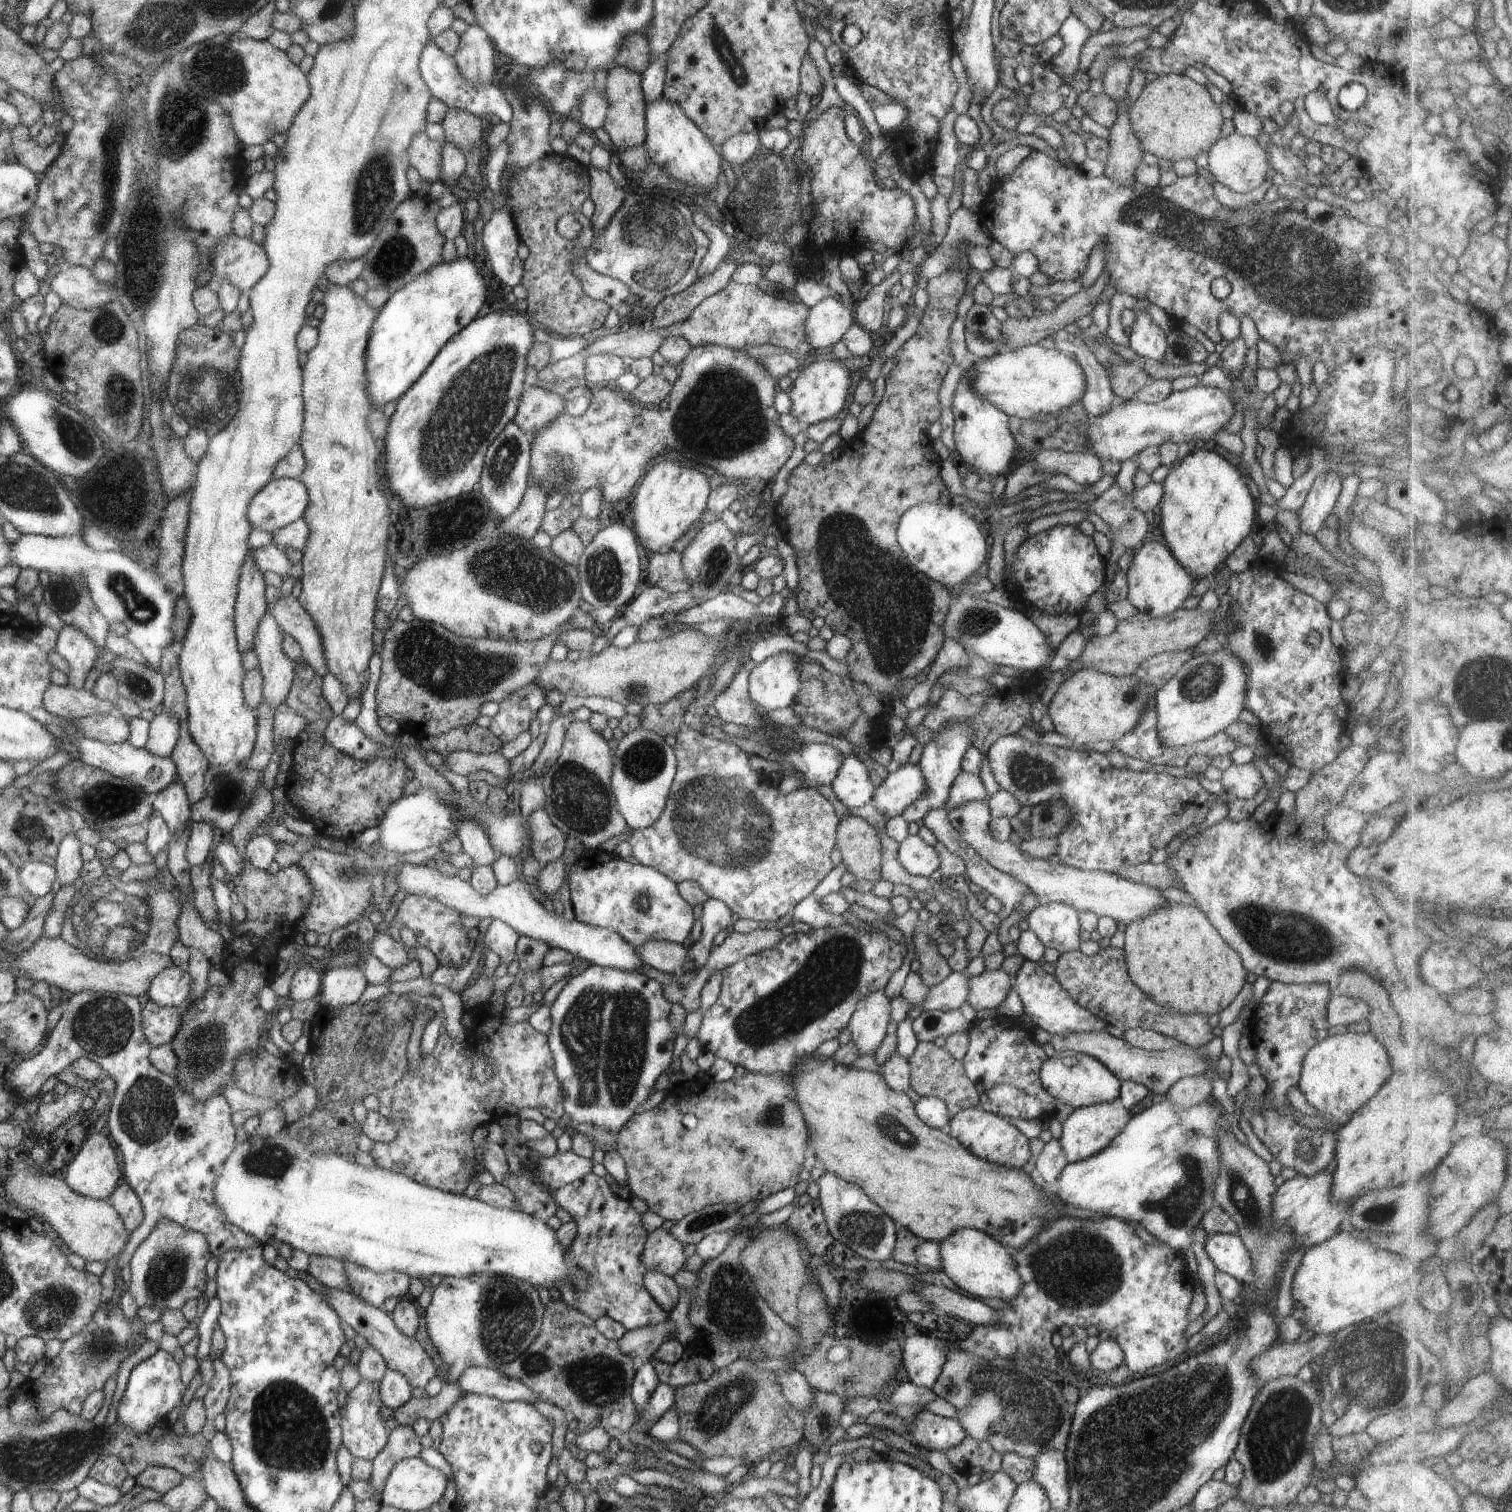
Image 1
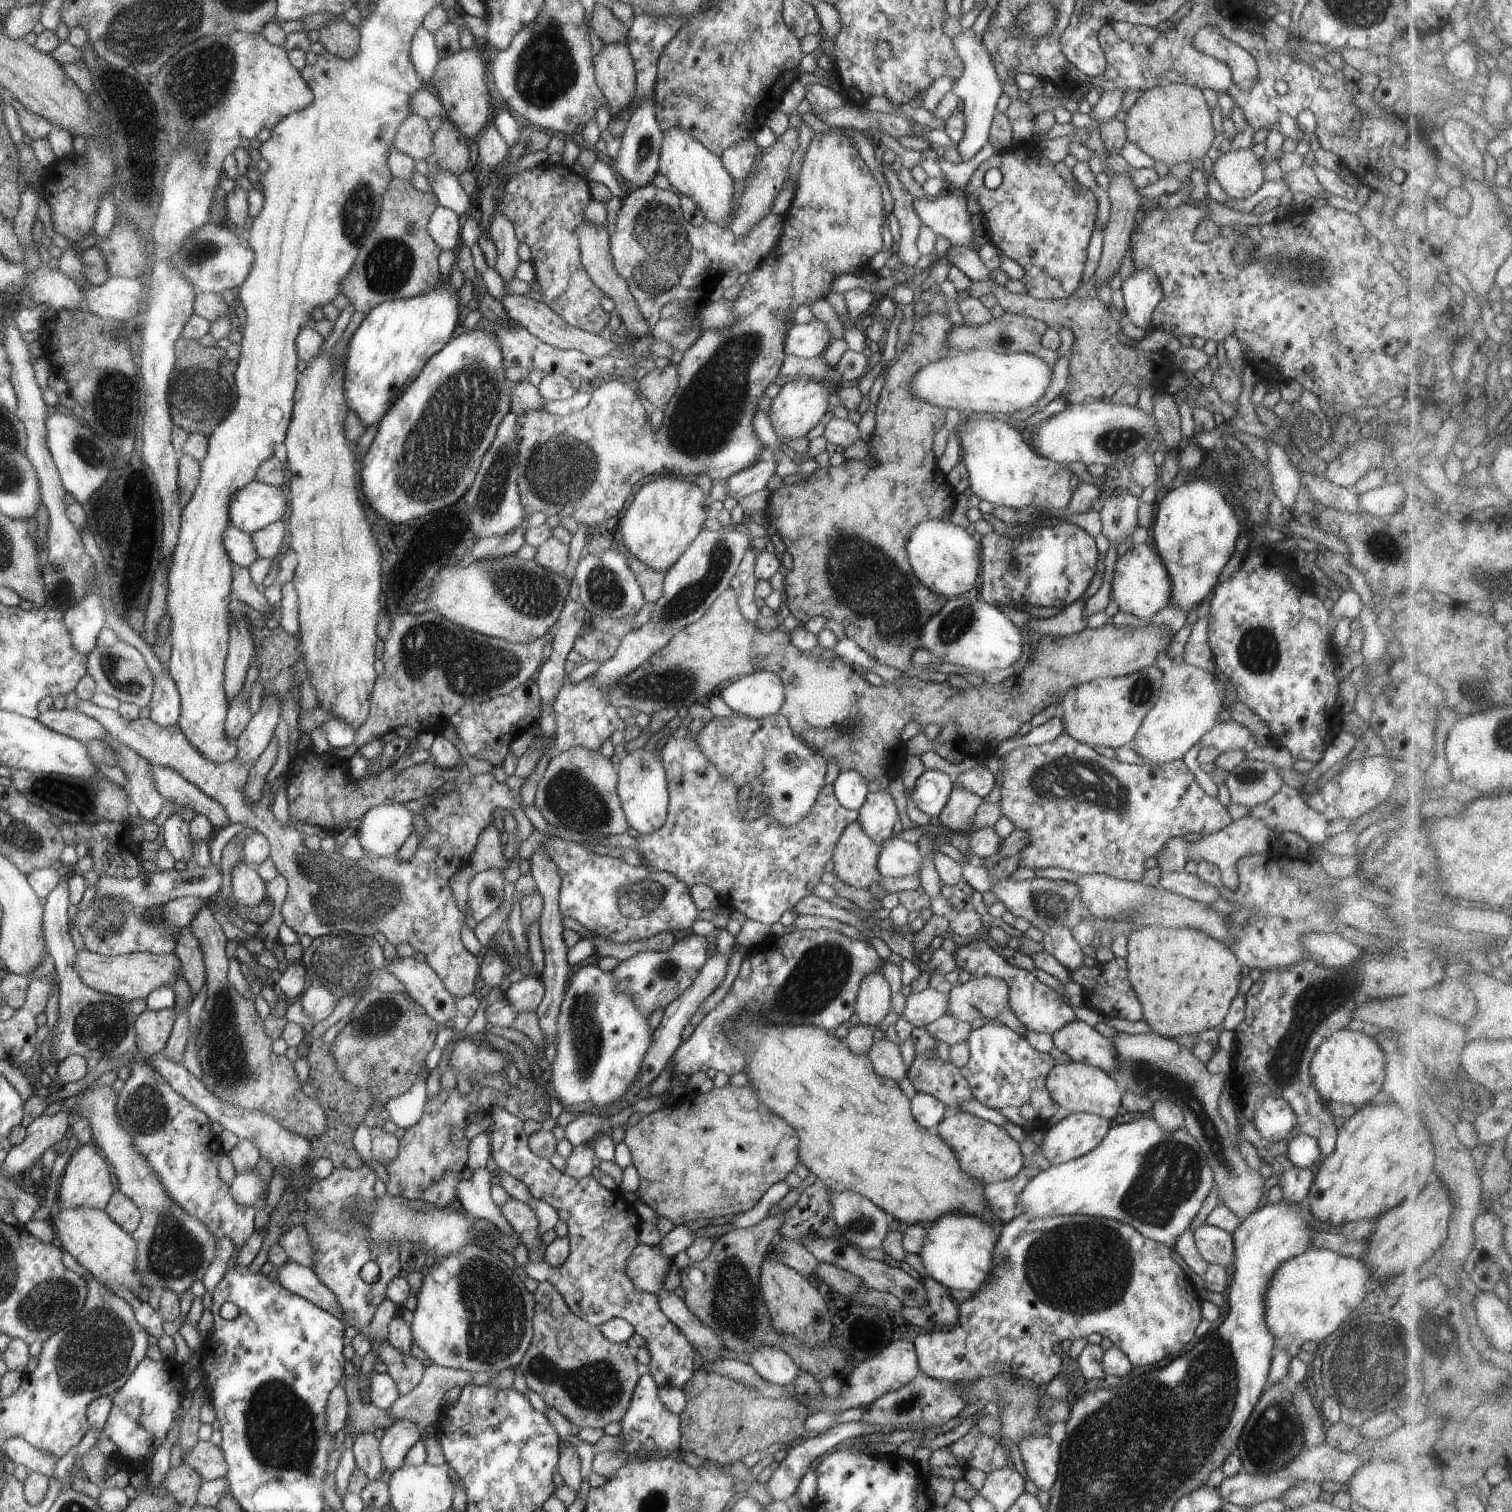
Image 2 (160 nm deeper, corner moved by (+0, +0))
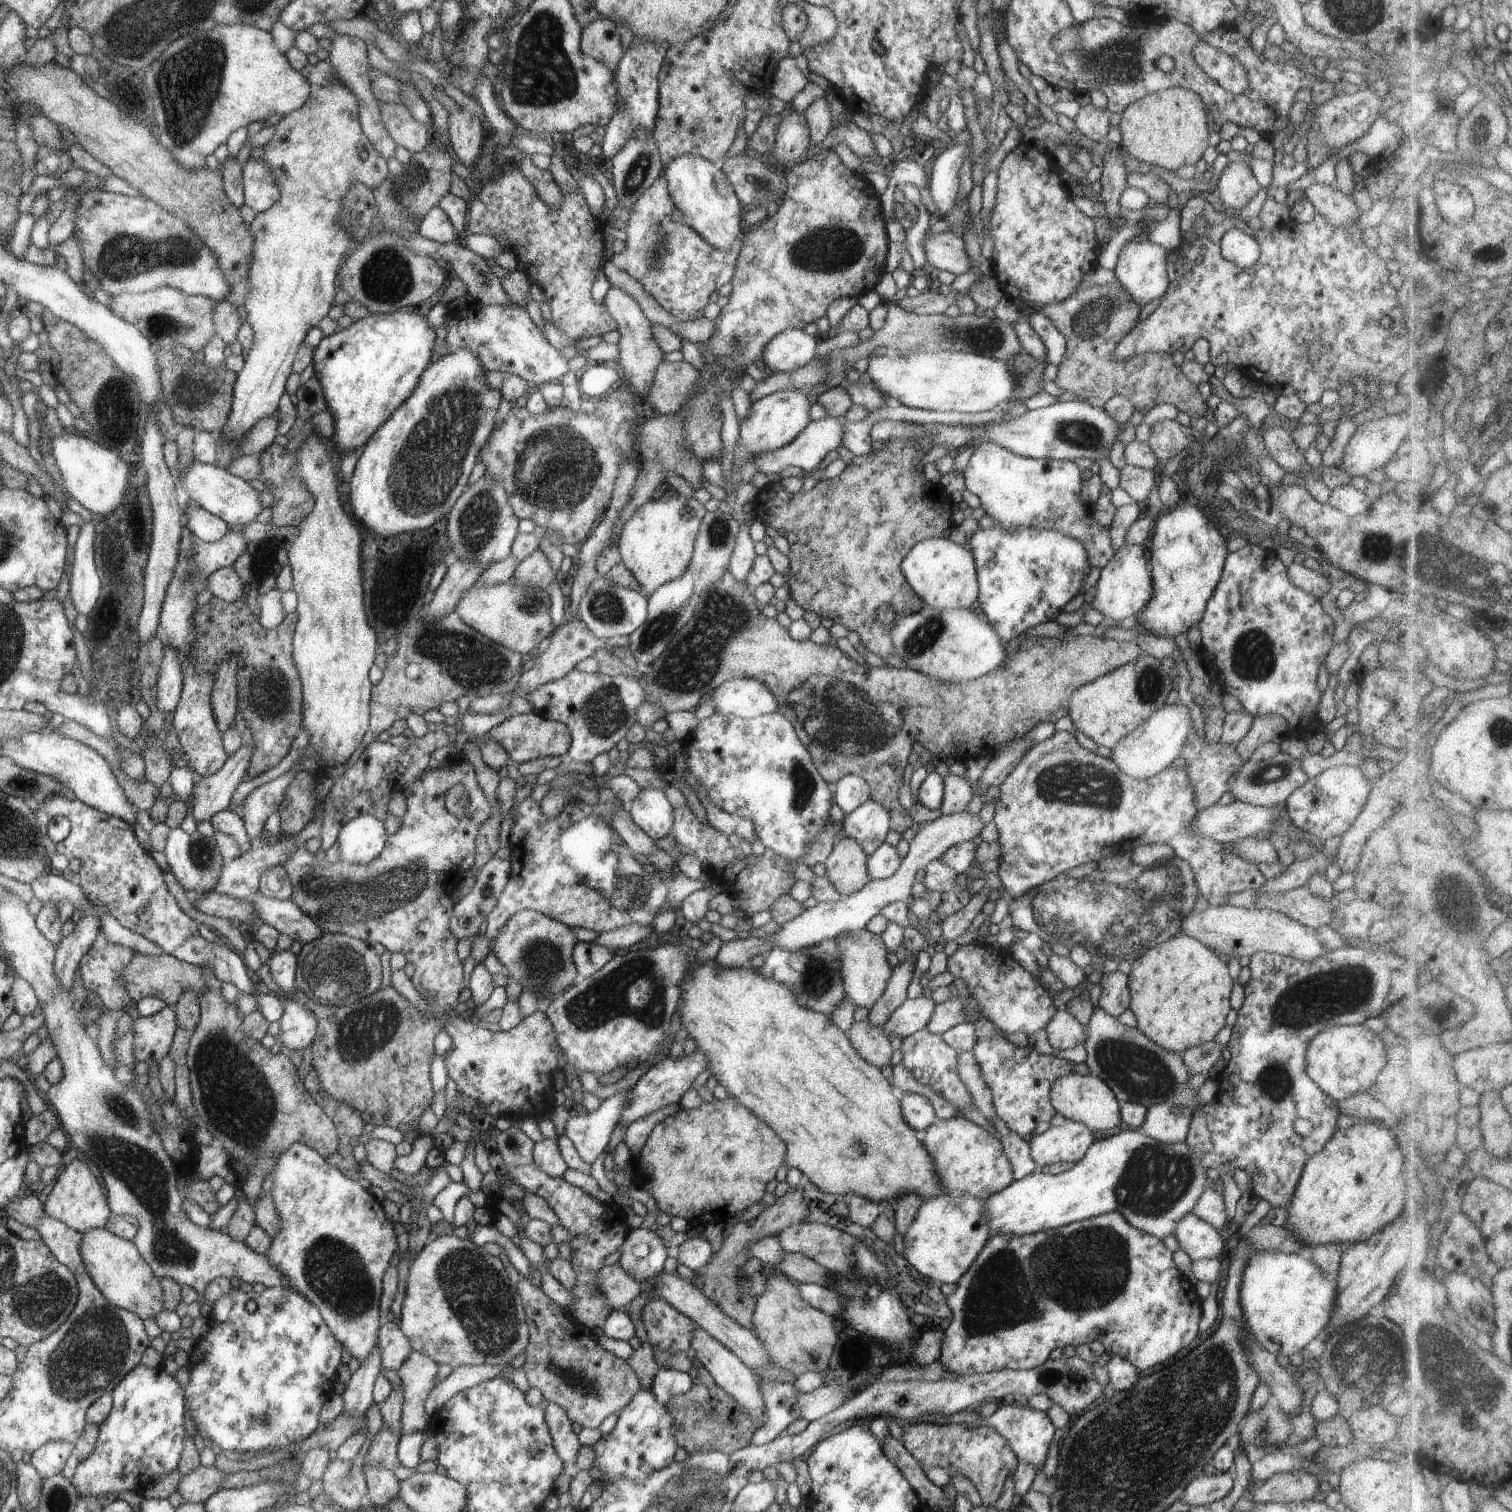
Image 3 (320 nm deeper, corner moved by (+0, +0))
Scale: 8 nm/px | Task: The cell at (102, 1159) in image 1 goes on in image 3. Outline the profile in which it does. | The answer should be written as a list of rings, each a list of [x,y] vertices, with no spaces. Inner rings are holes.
[[[78,1158],[72,1160],[62,1172],[58,1172],[55,1182],[56,1184],[52,1183],[52,1192],[43,1204],[45,1214],[62,1220],[78,1233],[88,1232],[92,1228],[106,1227],[111,1206],[106,1204],[100,1180],[92,1174],[92,1170],[84,1162],[80,1162]]]

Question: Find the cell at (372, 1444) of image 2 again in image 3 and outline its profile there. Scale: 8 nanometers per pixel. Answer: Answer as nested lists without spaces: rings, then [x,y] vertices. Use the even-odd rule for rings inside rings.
[[[360,1460],[361,1467],[367,1473],[368,1484],[370,1485],[369,1501],[376,1504],[376,1506],[384,1507],[390,1500],[394,1500],[400,1494],[400,1481],[395,1474],[386,1470],[386,1468],[368,1468],[366,1462]]]

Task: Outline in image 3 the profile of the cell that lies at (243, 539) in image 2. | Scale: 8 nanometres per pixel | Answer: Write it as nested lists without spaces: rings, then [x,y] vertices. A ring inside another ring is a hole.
[[[186,504],[182,521],[186,524],[186,528],[192,532],[195,539],[206,543],[222,540],[230,532],[228,524],[222,518],[213,516],[199,505]]]

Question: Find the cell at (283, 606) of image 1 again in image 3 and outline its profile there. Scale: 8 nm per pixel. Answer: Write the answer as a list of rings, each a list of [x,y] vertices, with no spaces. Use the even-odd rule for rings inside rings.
[[[232,566],[220,568],[208,577],[206,580],[208,590],[214,594],[214,597],[227,603],[238,600],[246,590],[246,583],[238,576]]]

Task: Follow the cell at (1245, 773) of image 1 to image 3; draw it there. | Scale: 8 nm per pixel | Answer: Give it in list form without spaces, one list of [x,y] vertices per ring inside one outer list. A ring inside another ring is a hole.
[[[1282,751],[1275,755],[1268,760],[1262,760],[1262,762],[1251,760],[1244,762],[1244,766],[1236,774],[1236,780],[1230,786],[1230,793],[1234,796],[1235,801],[1265,808],[1277,806],[1279,803],[1285,805],[1290,794],[1306,784],[1309,777],[1302,770],[1298,760]]]

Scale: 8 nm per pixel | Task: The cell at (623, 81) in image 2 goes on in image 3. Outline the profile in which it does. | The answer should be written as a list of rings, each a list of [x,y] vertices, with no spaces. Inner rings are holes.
[[[602,17],[590,22],[588,26],[583,26],[583,30],[580,49],[587,57],[604,62],[606,68],[610,68],[610,72],[616,74],[618,64],[622,62],[625,54],[616,24]]]

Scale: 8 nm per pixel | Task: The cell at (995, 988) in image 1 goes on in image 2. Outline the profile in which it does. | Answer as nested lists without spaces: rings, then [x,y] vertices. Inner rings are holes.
[[[972,977],[966,984],[953,986],[948,1012],[952,1018],[973,1023],[976,1018],[999,1020],[1012,1032],[1026,1037],[1028,1030],[1009,1013],[1009,985],[1000,978]]]

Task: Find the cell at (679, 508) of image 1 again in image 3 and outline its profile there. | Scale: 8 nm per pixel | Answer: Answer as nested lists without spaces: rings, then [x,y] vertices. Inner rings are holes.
[[[666,487],[652,500],[638,506],[622,526],[618,540],[621,564],[642,584],[640,593],[650,597],[654,590],[666,582],[680,578],[690,564],[695,541],[707,510],[700,501],[681,496],[673,488]]]

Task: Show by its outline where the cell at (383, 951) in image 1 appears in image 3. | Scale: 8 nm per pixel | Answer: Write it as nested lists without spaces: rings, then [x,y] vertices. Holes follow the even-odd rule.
[[[422,996],[427,1004],[430,1019],[440,1022],[452,1038],[452,1049],[445,1061],[449,1077],[454,1080],[460,1093],[478,1103],[488,1104],[490,1114],[511,1119],[538,1119],[554,1108],[553,1078],[558,1068],[558,1048],[552,1024],[538,1010],[526,1016],[520,1024],[507,1032],[491,1032],[480,1027],[473,1019],[457,1015],[454,1008],[432,1008],[430,996]]]

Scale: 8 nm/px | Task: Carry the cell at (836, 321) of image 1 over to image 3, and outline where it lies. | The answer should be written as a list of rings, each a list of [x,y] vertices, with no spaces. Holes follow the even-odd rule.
[[[788,329],[772,338],[762,354],[762,368],[794,372],[816,358],[816,346],[821,337],[810,336],[803,329]]]

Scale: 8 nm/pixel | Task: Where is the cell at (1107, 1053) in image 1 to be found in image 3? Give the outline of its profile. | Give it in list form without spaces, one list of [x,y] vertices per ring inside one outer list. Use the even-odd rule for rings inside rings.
[[[1058,1011],[1044,1028],[1050,1046],[1058,1050],[1073,1049],[1088,1040],[1086,1028],[1065,1011]]]

